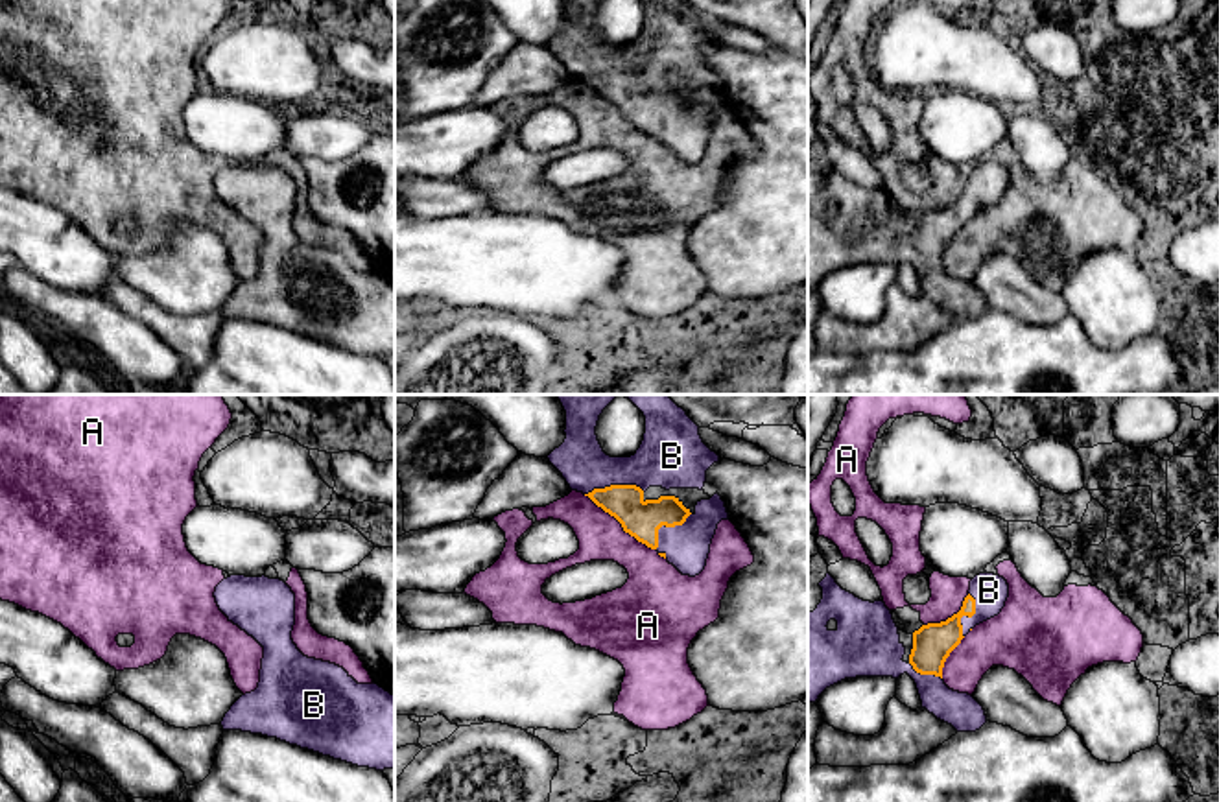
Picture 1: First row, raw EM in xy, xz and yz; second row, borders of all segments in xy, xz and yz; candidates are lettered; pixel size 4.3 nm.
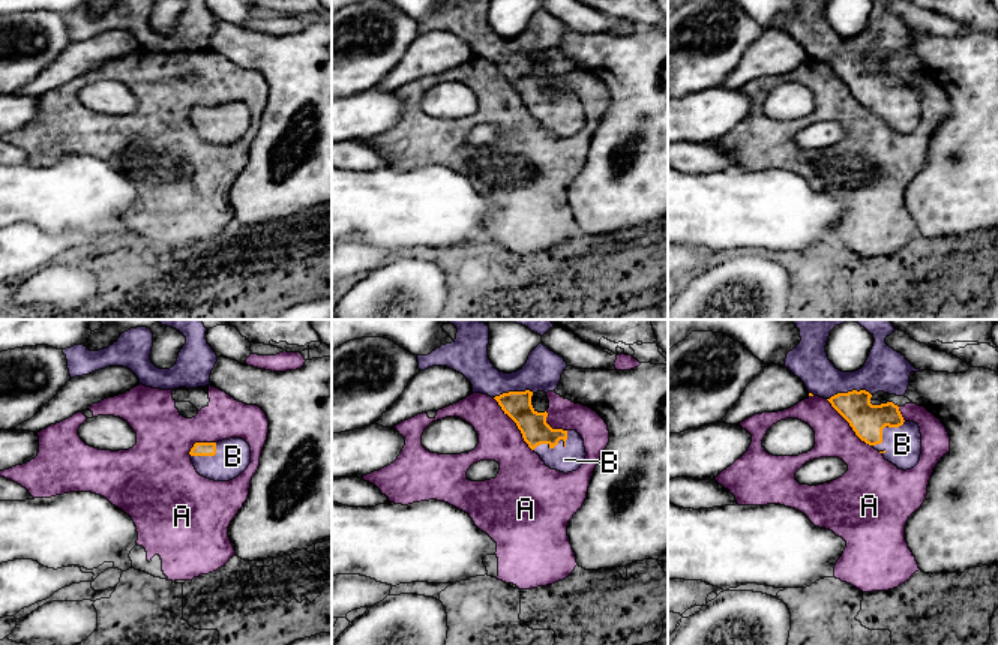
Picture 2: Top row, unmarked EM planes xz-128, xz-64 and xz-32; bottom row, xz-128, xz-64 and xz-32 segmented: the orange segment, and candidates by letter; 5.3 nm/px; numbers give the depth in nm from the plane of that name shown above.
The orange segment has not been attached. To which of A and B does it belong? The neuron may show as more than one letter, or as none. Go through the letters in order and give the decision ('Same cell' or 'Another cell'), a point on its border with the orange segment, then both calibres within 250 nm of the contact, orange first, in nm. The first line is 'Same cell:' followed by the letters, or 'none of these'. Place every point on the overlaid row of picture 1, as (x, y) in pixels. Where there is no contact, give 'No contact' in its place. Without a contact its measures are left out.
Same cell: B
A: Another cell. Touches orange at xz (620, 522). Thickness 160 nm (orange) against 200 nm
B: Same cell. Touches orange at xz (615, 485). Thickness 160 nm (orange) against 240 nm

